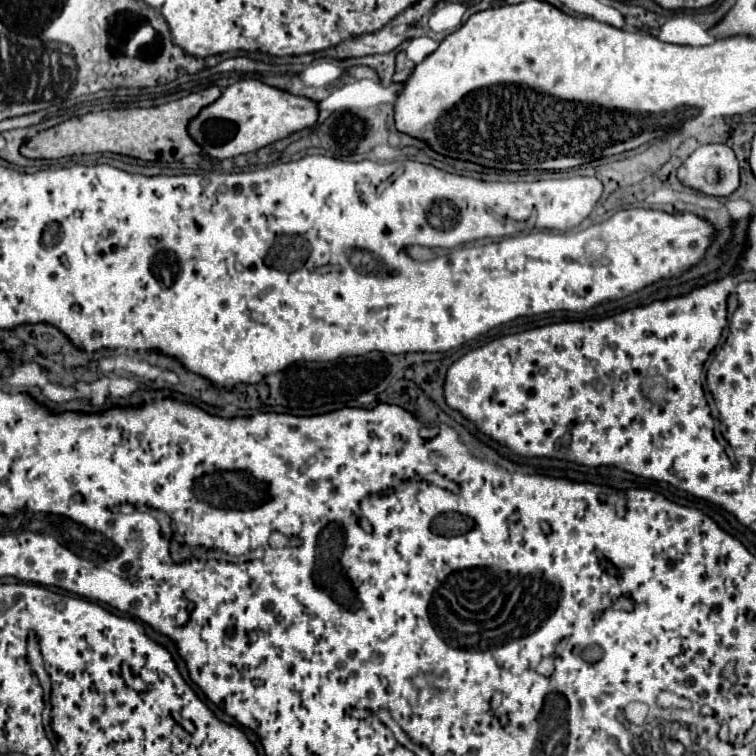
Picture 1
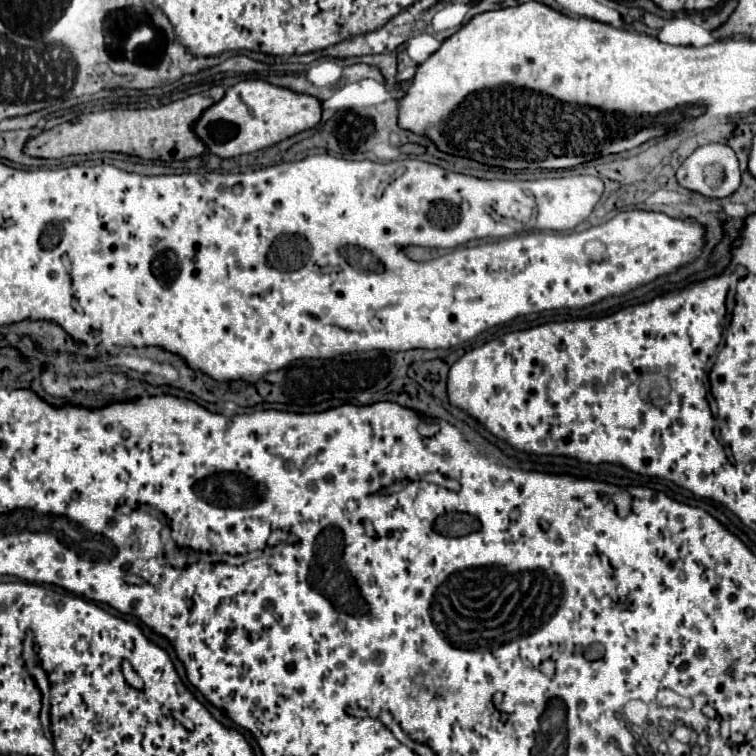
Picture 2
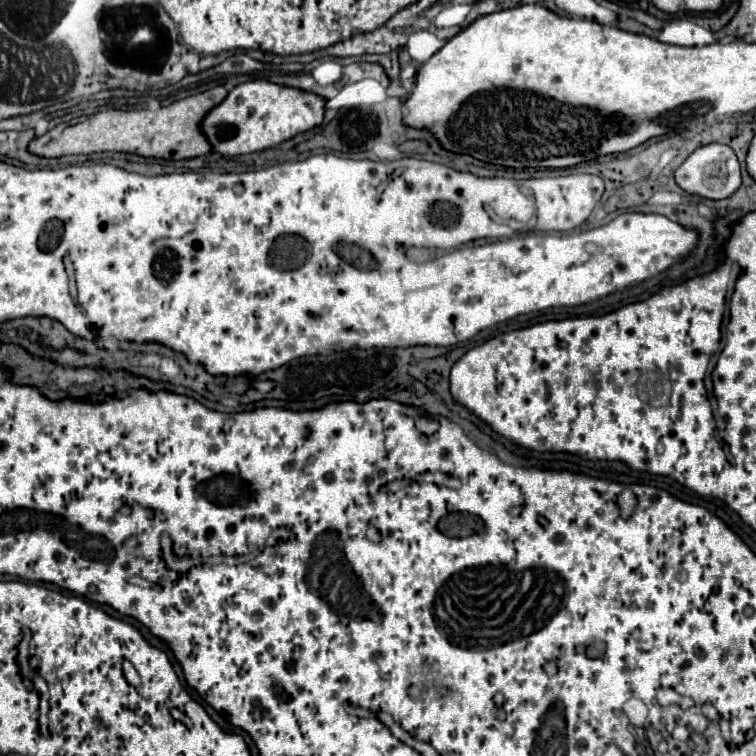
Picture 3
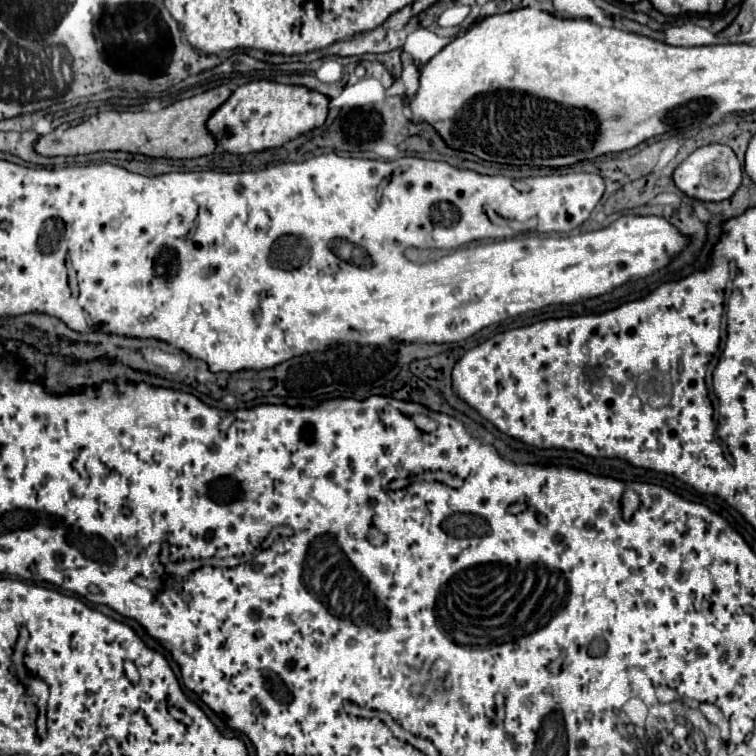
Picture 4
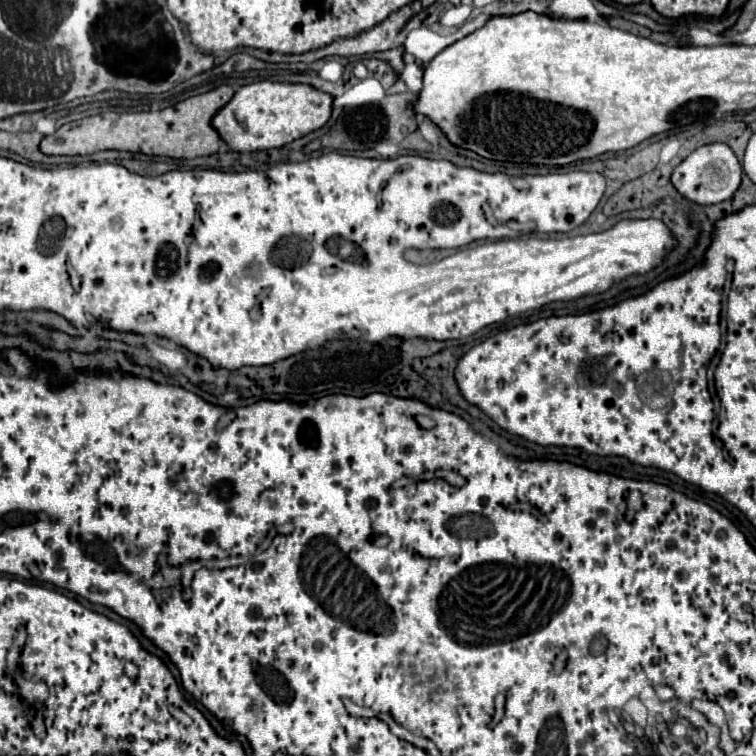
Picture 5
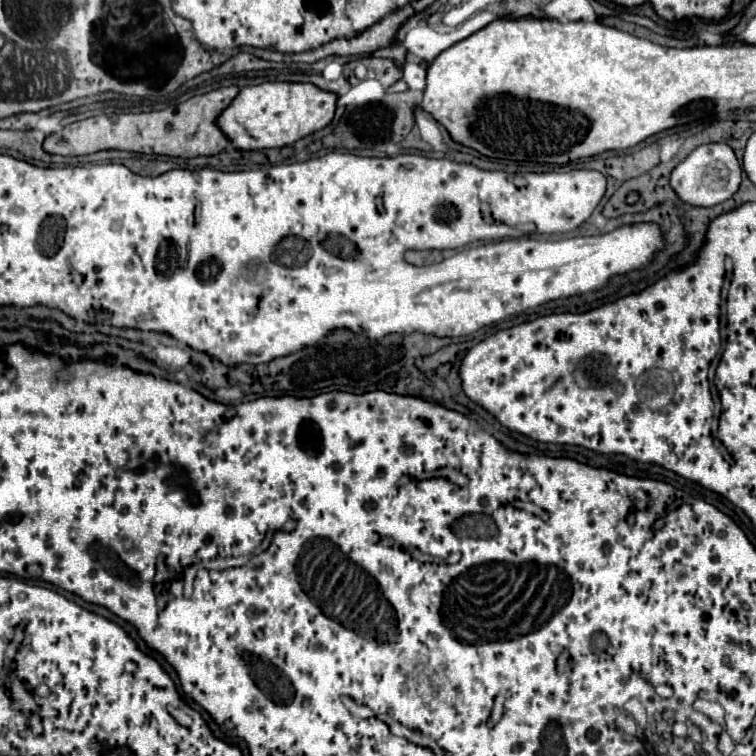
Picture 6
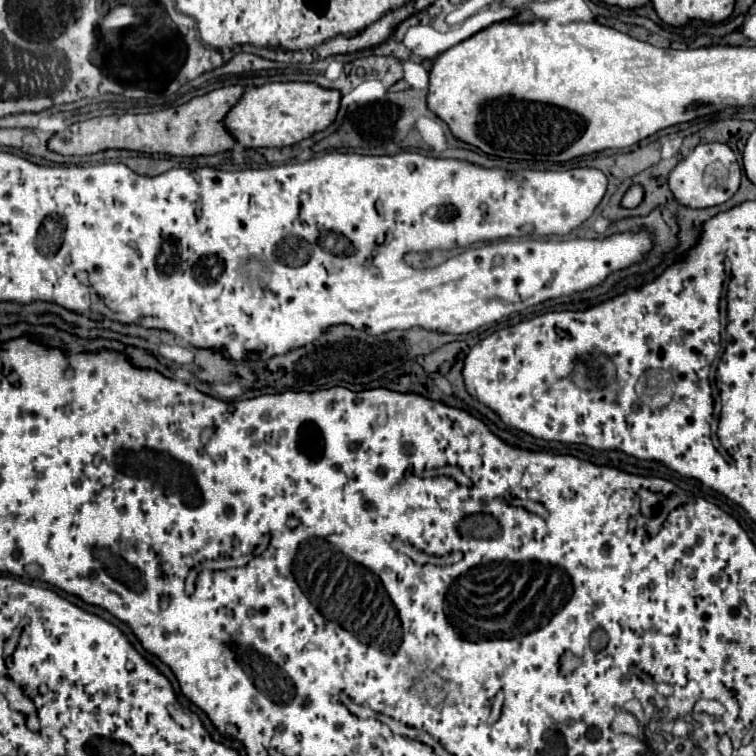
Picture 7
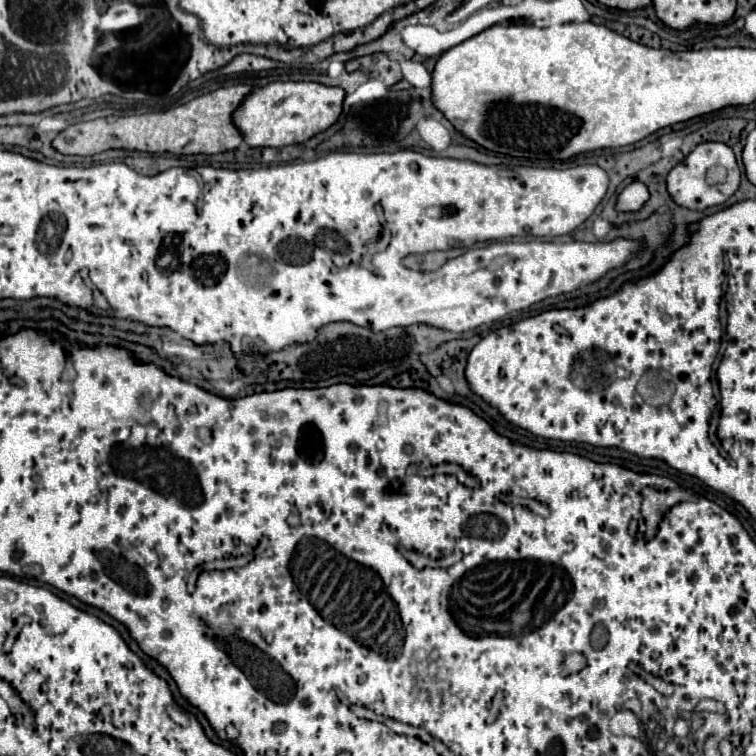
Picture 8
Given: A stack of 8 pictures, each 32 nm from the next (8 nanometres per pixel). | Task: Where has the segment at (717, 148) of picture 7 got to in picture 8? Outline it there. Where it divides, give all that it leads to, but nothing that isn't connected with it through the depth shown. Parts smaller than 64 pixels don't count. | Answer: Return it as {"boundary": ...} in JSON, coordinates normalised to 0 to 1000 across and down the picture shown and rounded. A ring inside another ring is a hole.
{"boundary":[[[931,188],[923,190],[902,214],[897,214],[884,230],[884,254],[889,257],[897,272],[913,278],[931,278],[947,270],[960,267],[979,243],[979,222],[971,209],[968,196],[955,188]]]}

